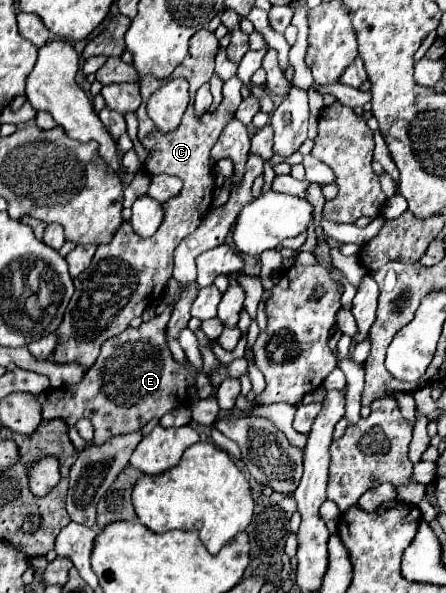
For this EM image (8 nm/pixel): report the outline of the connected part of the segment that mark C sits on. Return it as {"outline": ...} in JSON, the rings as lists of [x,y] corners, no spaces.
{"outline":[[[205,28],[195,32],[195,36],[189,40],[189,52],[187,52],[185,60],[173,70],[173,74],[167,79],[185,78],[189,82],[189,94],[191,94],[189,108],[185,110],[185,116],[183,116],[185,120],[173,132],[161,132],[145,112],[149,98],[161,88],[165,81],[158,80],[151,74],[147,74],[140,81],[142,102],[137,110],[139,140],[147,150],[151,150],[151,158],[147,160],[145,170],[149,174],[177,176],[185,182],[185,186],[179,196],[175,196],[163,204],[165,218],[153,238],[137,236],[131,230],[131,224],[125,222],[121,226],[121,230],[117,232],[117,236],[113,236],[111,244],[99,246],[93,256],[91,266],[75,278],[75,294],[67,306],[63,322],[55,330],[57,346],[53,350],[53,360],[57,364],[79,362],[85,368],[91,368],[99,356],[101,344],[105,340],[121,334],[135,316],[141,316],[143,310],[155,302],[155,298],[161,294],[161,288],[167,286],[167,282],[173,274],[171,272],[173,250],[179,246],[179,242],[185,236],[189,236],[201,224],[201,220],[209,212],[211,202],[213,202],[213,190],[215,190],[213,174],[209,170],[209,152],[217,142],[219,132],[231,120],[233,112],[243,100],[239,94],[243,82],[237,76],[233,76],[231,80],[227,80],[223,84],[223,98],[217,110],[214,113],[208,112],[201,118],[195,118],[195,112],[193,112],[195,92],[199,86],[209,82],[214,74],[217,44],[219,44],[219,40],[215,38],[213,32],[209,32]]]}

